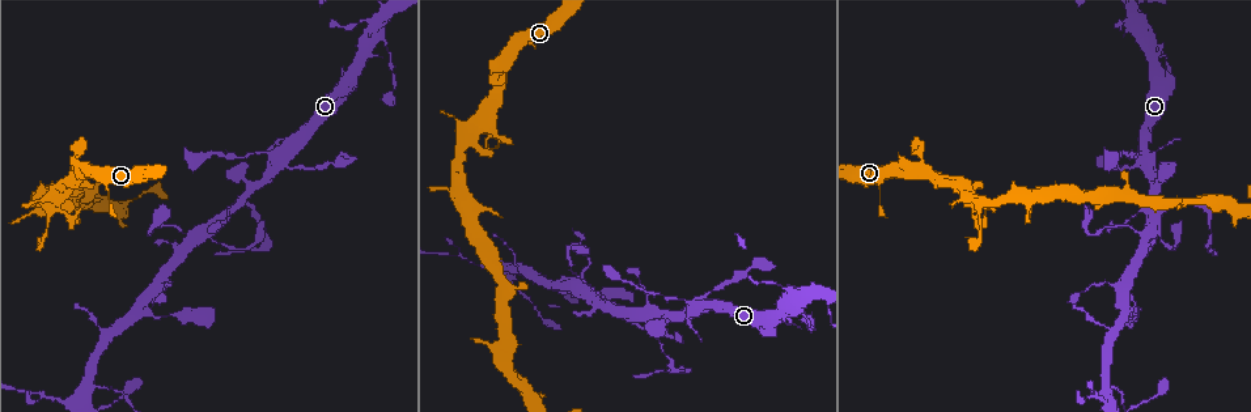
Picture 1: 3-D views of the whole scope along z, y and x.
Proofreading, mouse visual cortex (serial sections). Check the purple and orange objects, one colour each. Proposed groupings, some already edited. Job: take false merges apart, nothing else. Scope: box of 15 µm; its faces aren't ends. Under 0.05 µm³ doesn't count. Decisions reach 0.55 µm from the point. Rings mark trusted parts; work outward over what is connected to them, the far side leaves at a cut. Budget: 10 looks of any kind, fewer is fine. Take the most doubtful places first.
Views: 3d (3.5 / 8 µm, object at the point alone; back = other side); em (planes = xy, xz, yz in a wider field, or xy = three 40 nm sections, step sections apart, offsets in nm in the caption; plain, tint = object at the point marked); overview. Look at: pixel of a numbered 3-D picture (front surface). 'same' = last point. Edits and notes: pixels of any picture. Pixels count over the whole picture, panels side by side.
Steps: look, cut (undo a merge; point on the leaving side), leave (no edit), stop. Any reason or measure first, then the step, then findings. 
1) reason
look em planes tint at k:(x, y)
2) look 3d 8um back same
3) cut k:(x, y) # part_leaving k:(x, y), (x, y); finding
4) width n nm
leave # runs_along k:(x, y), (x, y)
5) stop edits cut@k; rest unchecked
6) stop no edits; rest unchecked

thick turns thin
look 3d 3.5um at 1:(384, 45)

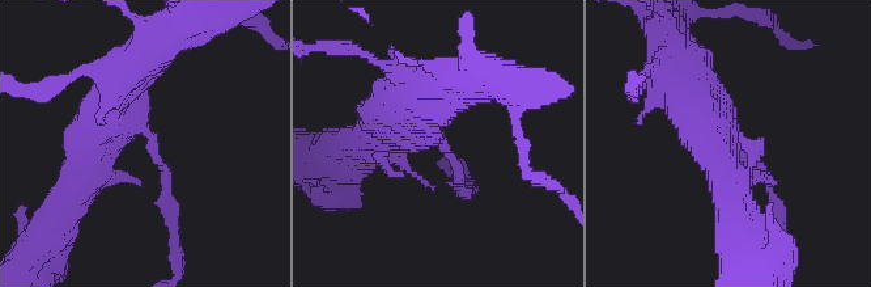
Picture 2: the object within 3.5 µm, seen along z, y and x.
now the EM
look em xy step 3 tint at 2:(154, 141)

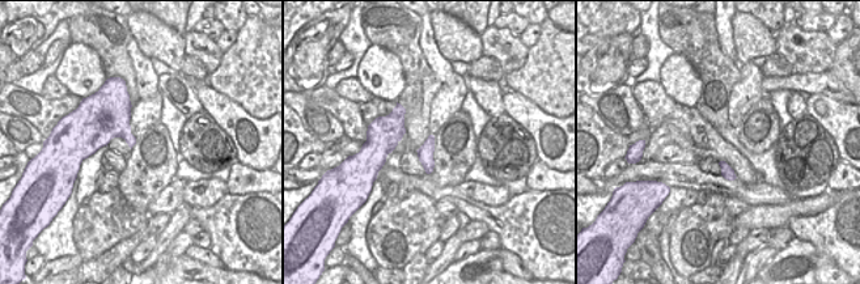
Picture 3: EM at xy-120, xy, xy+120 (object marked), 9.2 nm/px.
leave # runs_along 2:(92, 131), (152, 135), (169, 211); all the same cell

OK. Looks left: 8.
thin neck
look 3d 3.5um at 1:(1096, 393)

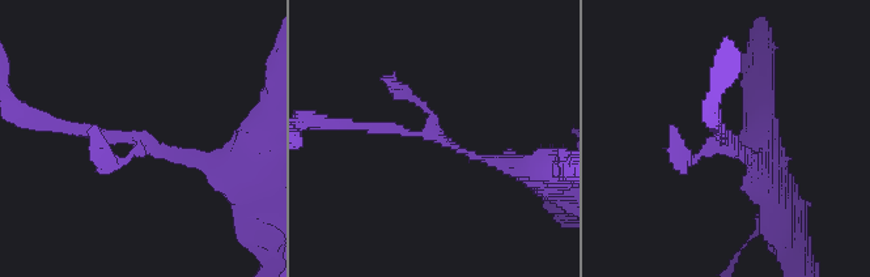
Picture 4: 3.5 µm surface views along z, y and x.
shape alone is not enough
look em planes tint at 4:(411, 131)

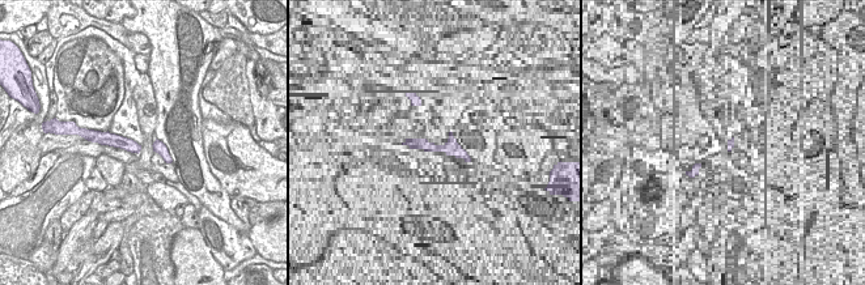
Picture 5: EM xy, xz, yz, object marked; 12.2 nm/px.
leave # runs_along 5:(101, 136), (128, 144), (136, 149); one cell here

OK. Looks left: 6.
calibre changes
look 3d 3.5um at 1:(1160, 242)

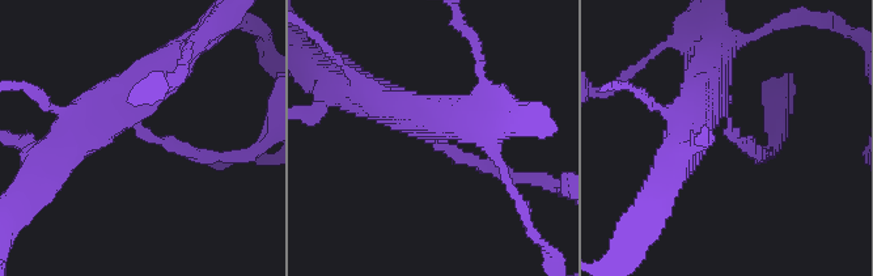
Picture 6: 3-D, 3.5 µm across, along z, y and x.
arm_widths 200, 500 nm
look em xy step 1 tint at 6:(730, 134)

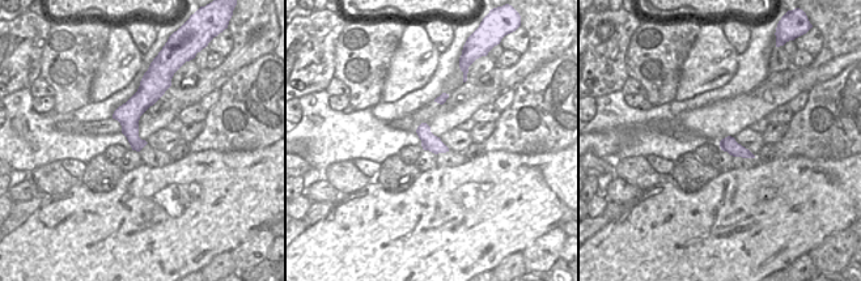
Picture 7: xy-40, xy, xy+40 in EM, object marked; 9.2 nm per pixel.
look em xy step 3 tint same

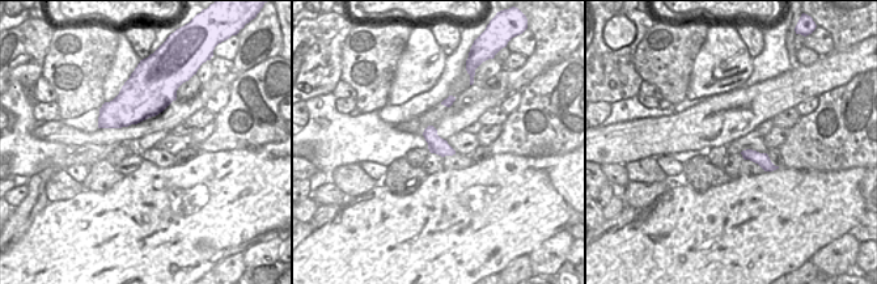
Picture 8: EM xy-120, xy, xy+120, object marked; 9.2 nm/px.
leave # runs_along 6:(708, 69), (704, 98), (765, 155); one cell here

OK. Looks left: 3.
sudden change in width
look 3d 8um at 1:(101, 389)

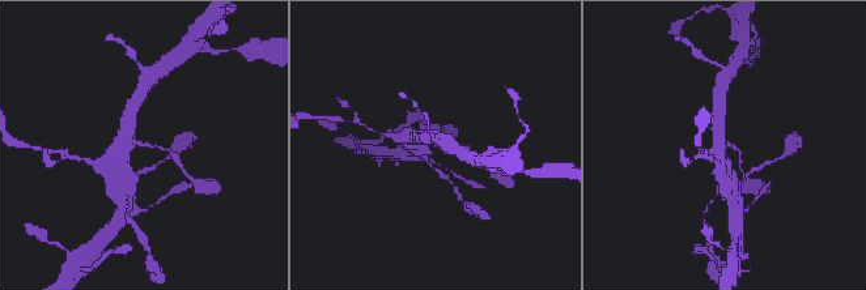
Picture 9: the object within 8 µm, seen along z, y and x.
arm_widths 100, 400 nm; shape alone is not enough
look em planes tint at 9:(730, 144)

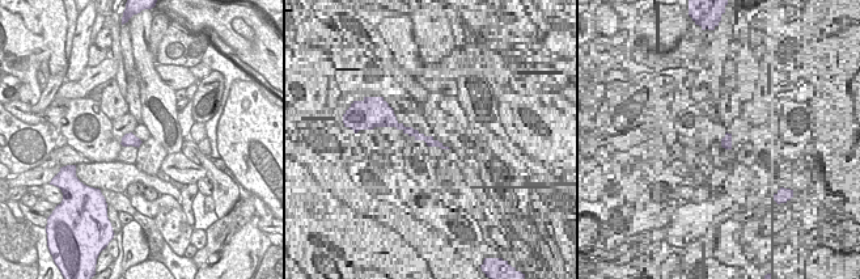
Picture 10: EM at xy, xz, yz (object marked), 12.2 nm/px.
leave # runs_along 9:(423, 137), (468, 156); continuous, no second cell

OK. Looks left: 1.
stop no edits; rest unchecked

